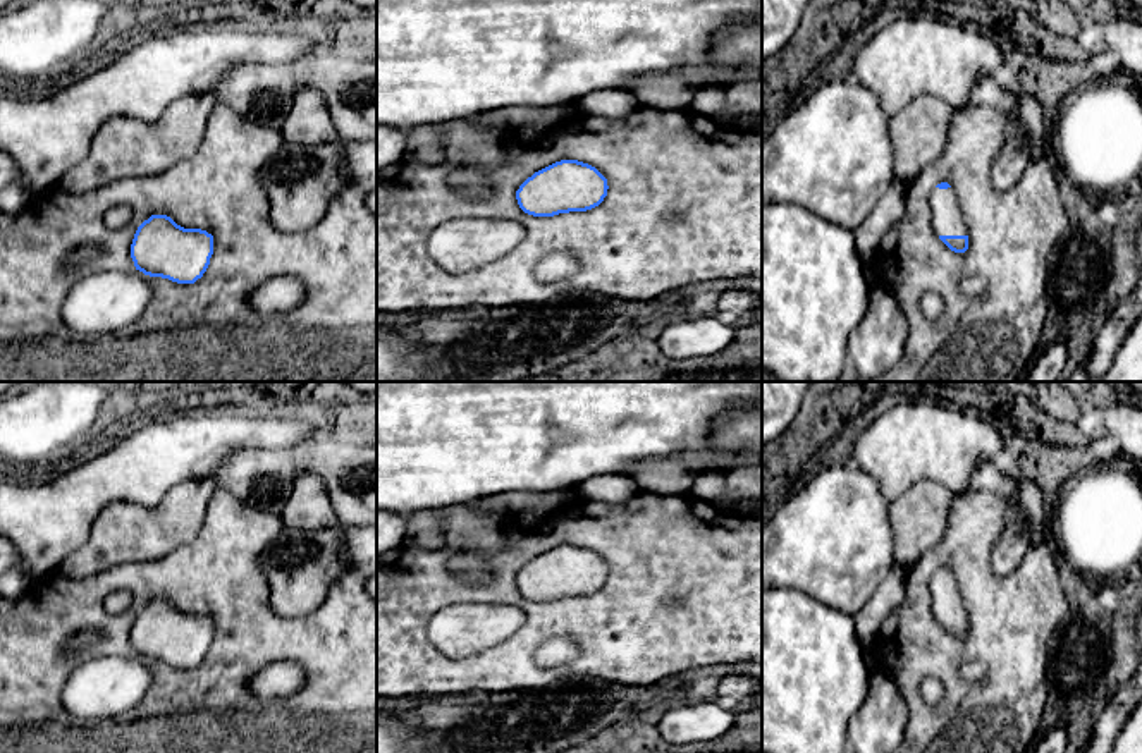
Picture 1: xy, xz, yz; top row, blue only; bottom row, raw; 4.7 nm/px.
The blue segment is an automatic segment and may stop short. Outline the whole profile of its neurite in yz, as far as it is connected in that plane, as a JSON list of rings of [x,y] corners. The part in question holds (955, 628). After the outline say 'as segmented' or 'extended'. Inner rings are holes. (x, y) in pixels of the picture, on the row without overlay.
[[[937,569],[929,579],[929,605],[939,624],[955,638],[968,634],[968,621],[953,572]]]; extended

